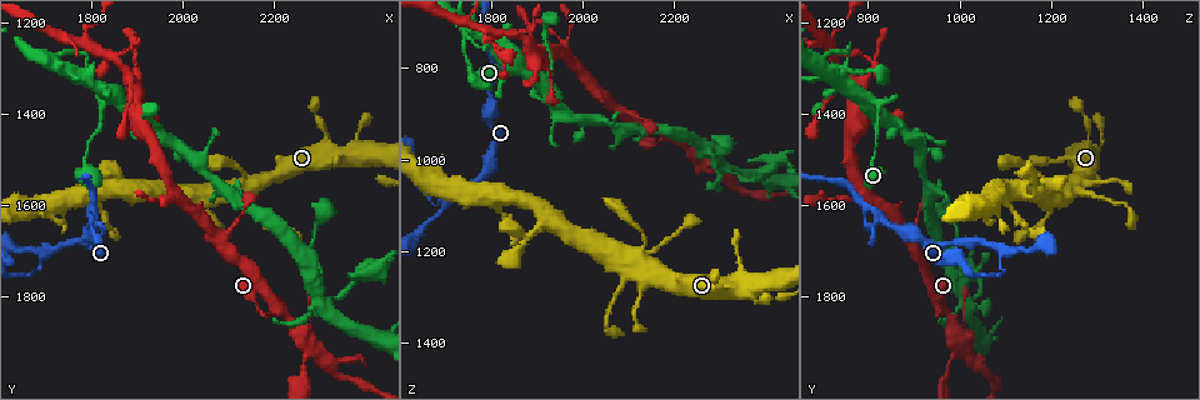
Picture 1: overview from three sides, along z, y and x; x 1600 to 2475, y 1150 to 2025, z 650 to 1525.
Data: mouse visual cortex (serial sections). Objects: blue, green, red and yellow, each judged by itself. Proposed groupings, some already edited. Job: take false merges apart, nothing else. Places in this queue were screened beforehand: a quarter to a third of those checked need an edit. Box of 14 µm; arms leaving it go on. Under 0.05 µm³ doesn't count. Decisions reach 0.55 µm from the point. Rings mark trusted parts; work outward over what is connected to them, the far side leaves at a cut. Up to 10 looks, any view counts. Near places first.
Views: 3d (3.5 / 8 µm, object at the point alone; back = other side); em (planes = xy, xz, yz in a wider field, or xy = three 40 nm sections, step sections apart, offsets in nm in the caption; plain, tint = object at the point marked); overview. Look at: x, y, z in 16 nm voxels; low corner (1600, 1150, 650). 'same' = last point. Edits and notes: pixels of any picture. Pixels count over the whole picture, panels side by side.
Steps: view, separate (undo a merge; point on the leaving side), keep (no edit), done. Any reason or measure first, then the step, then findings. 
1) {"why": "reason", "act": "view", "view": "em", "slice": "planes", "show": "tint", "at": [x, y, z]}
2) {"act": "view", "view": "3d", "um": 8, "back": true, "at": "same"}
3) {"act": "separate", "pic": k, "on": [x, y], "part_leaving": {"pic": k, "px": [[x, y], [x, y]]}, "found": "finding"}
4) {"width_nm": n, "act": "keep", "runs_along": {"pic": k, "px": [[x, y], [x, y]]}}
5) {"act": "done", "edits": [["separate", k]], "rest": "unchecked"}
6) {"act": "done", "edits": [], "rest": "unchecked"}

{"why": "a fork", "act": "view", "view": "3d", "um": 3.5, "at": [1800, 1625, 835]}

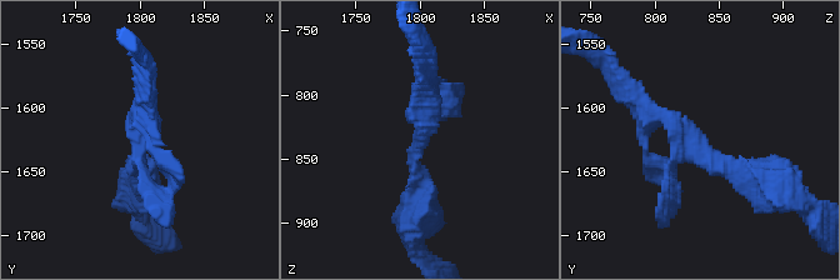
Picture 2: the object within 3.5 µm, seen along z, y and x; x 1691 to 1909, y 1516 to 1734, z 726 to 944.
{"arms": 3, "arm_widths_nm": [200, 250, 300], "act": "view", "view": "em", "slice": "xy", "step": 1, "show": "plain", "at": [1798, 1630, 834]}

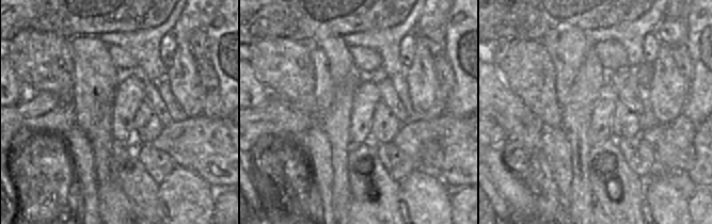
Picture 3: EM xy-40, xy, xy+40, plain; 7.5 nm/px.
{"why": "where the object lies", "act": "view", "view": "em", "slice": "xy", "step": 1, "show": "tint", "at": "same"}

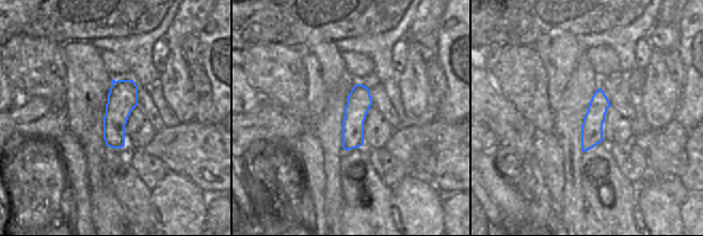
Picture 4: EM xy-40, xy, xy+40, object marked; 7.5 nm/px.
{"act": "keep", "runs_along": {"pic": 4, "px": [[600, 92], [592, 135], [585, 147]]}, "found": "all the same cell"}

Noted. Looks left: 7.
{"why": "sharp bend", "act": "view", "view": "3d", "um": 3.5, "at": [2305, 1810, 1020]}

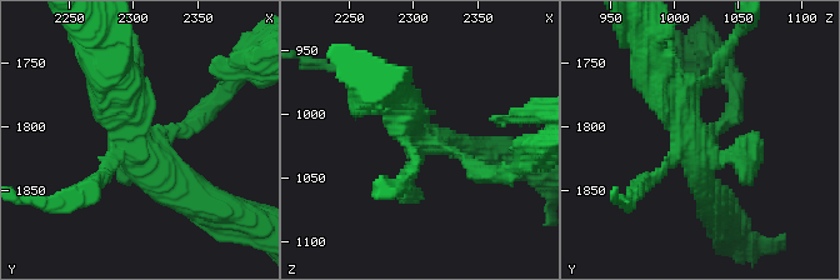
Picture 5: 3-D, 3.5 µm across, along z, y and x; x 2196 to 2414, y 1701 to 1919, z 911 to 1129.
{"act": "view", "view": "em", "slice": "planes", "show": "tint", "at": [2304, 1816, 1020]}

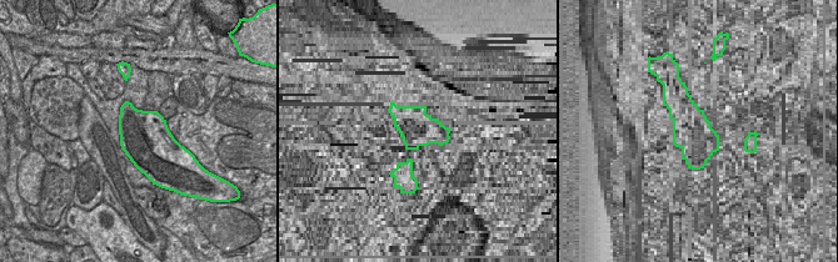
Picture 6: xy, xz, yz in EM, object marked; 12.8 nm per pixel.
{"width_nm": 650, "act": "keep", "runs_along": {"pic": 5, "px": [[119, 76], [126, 134], [199, 195]]}, "found": "one cell here"}

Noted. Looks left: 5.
{"why": "thin arm on a thick one", "act": "view", "view": "3d", "um": 3.5, "at": [2200, 1820, 950]}

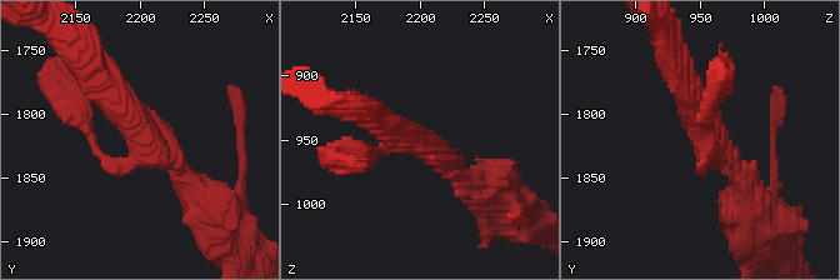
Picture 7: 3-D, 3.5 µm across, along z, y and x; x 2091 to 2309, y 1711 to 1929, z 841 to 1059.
{"arms": 3, "arm_widths_nm": [150, 250, 400], "act": "view", "view": "em", "slice": "xy", "step": 1, "show": "tint", "at": [2200, 1826, 956]}

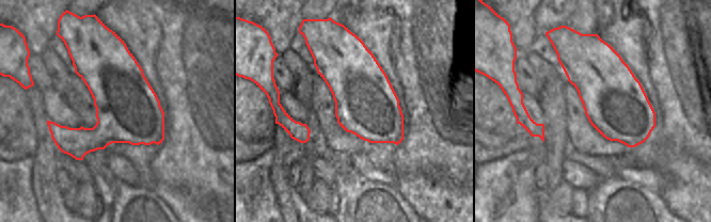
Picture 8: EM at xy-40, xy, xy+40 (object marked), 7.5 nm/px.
{"act": "keep", "found": "all the same cell"}

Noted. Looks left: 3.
{"why": "three-way junction", "act": "view", "view": "3d", "um": 3.5, "at": [1705, 1700, 1090]}

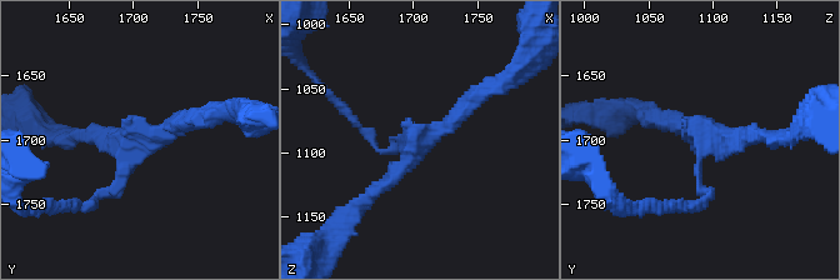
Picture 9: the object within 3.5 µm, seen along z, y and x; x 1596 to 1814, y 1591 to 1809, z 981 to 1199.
{"act": "view", "view": "em", "slice": "xy", "step": 3, "show": "tint", "at": [1704, 1700, 1092]}

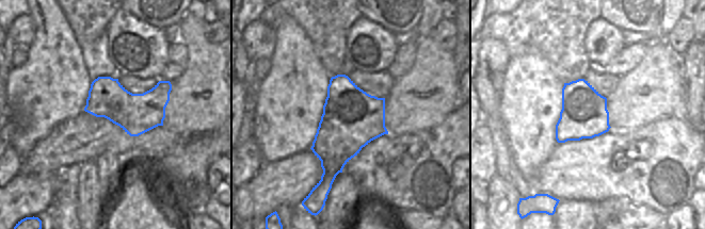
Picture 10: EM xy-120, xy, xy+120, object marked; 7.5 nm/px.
{"arms": 3, "act": "keep", "runs_along": {"pic": 9, "px": [[479, 96], [360, 205]]}, "found": "all the same cell"}

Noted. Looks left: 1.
{"act": "done", "edits": [], "rest": "unchecked"}

